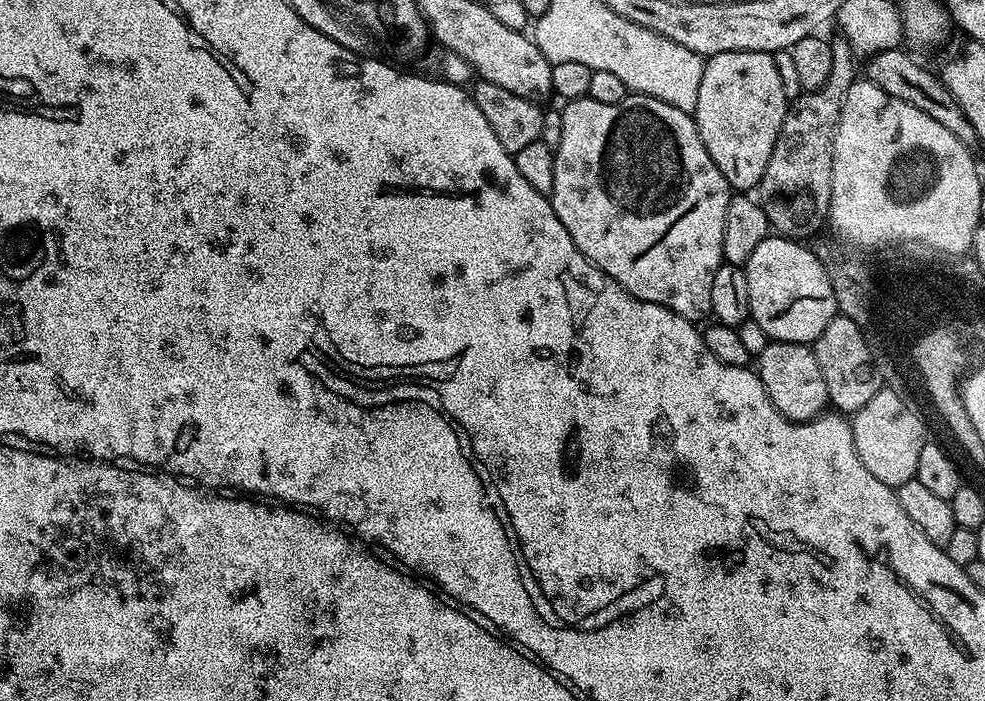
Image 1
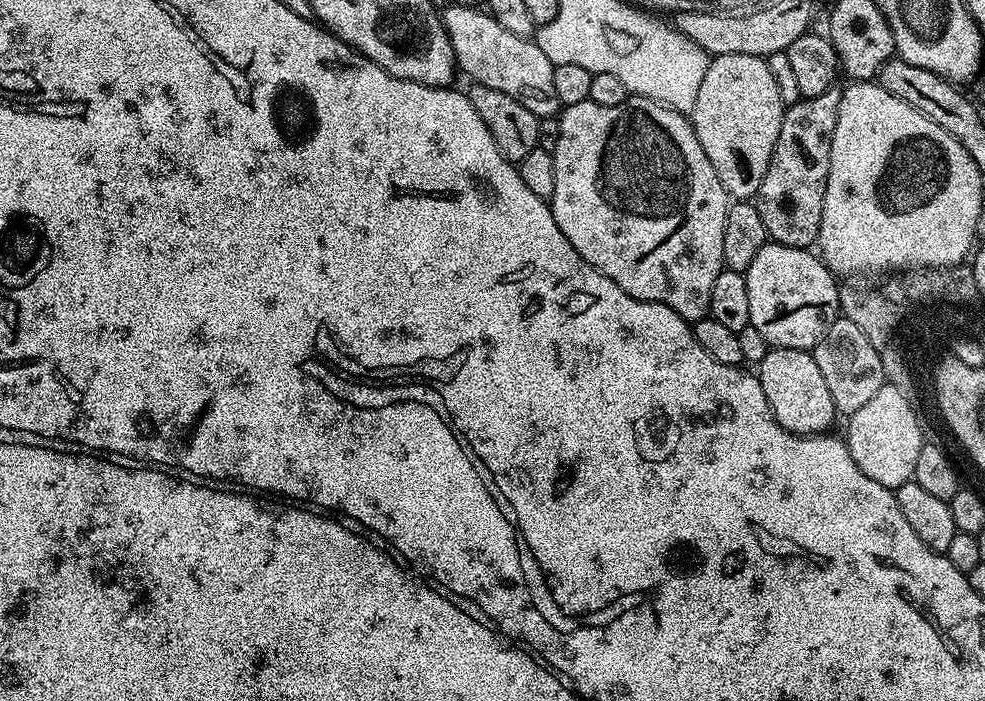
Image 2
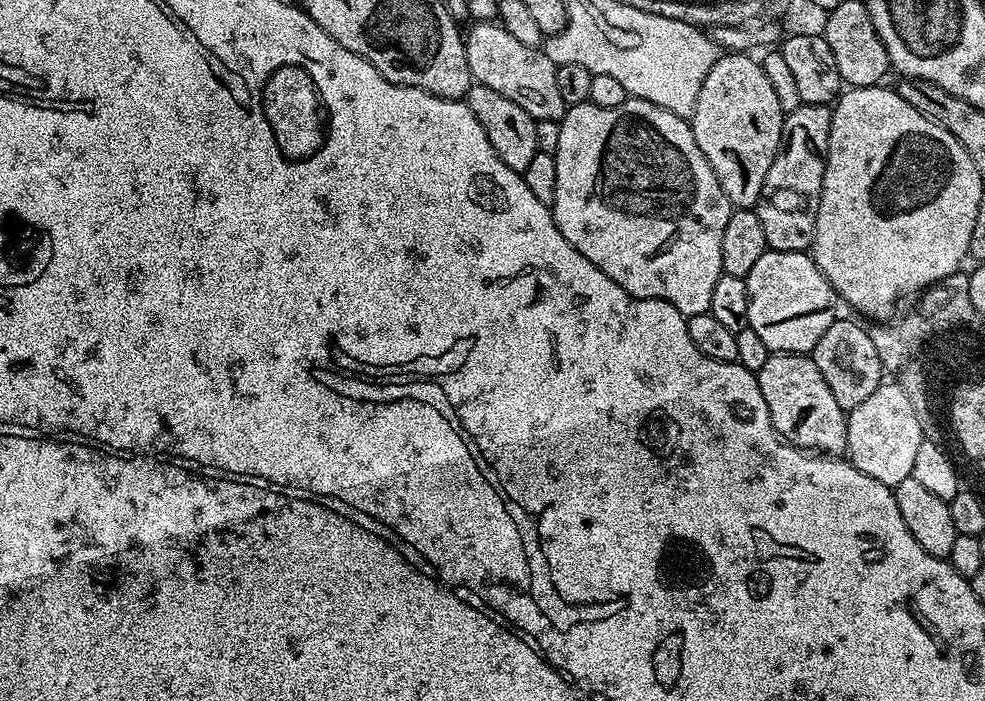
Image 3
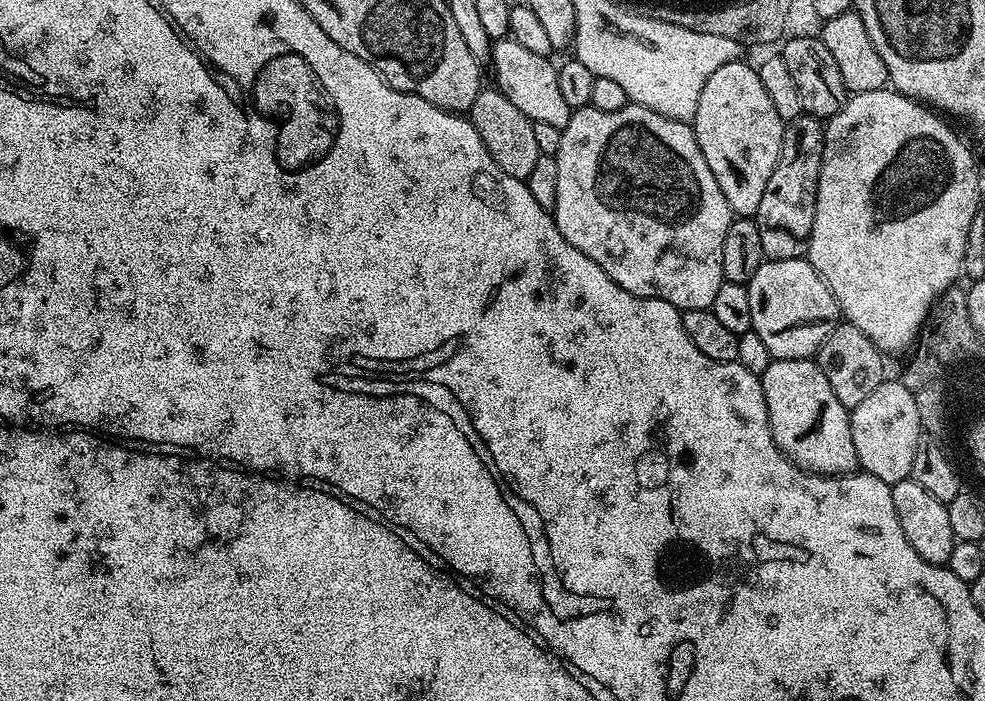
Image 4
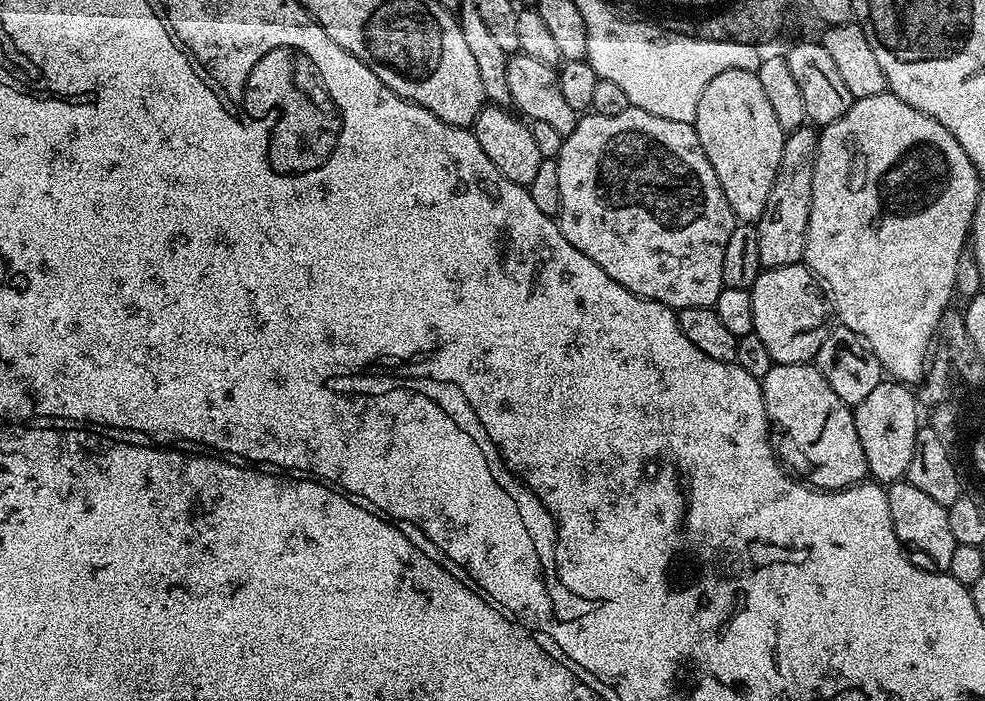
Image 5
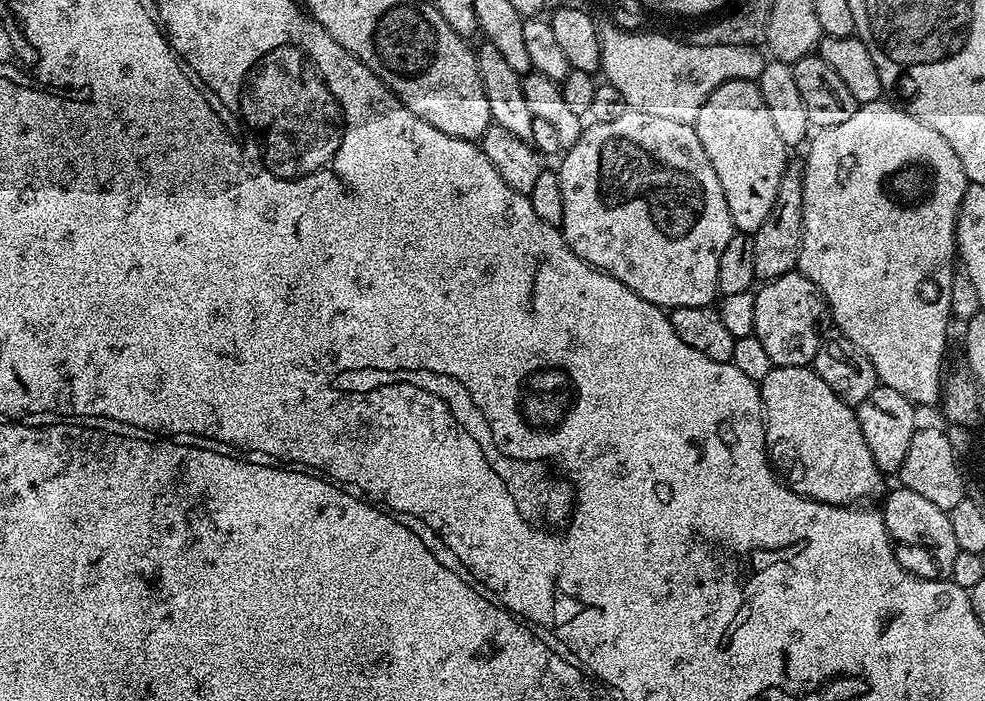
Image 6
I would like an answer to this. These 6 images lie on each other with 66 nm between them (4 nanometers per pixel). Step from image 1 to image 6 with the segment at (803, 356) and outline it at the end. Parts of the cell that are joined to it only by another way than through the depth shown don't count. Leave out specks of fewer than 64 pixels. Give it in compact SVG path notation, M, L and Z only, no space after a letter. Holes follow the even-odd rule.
M775 366L758 382L760 402L764 410L764 442L768 446L768 454L775 471L798 493L808 496L823 504L839 504L856 506L868 502L871 496L881 495L885 477L874 462L874 454L870 454L870 446L866 446L866 438L862 438L862 426L858 426L855 407L847 404L811 367L795 368Z

